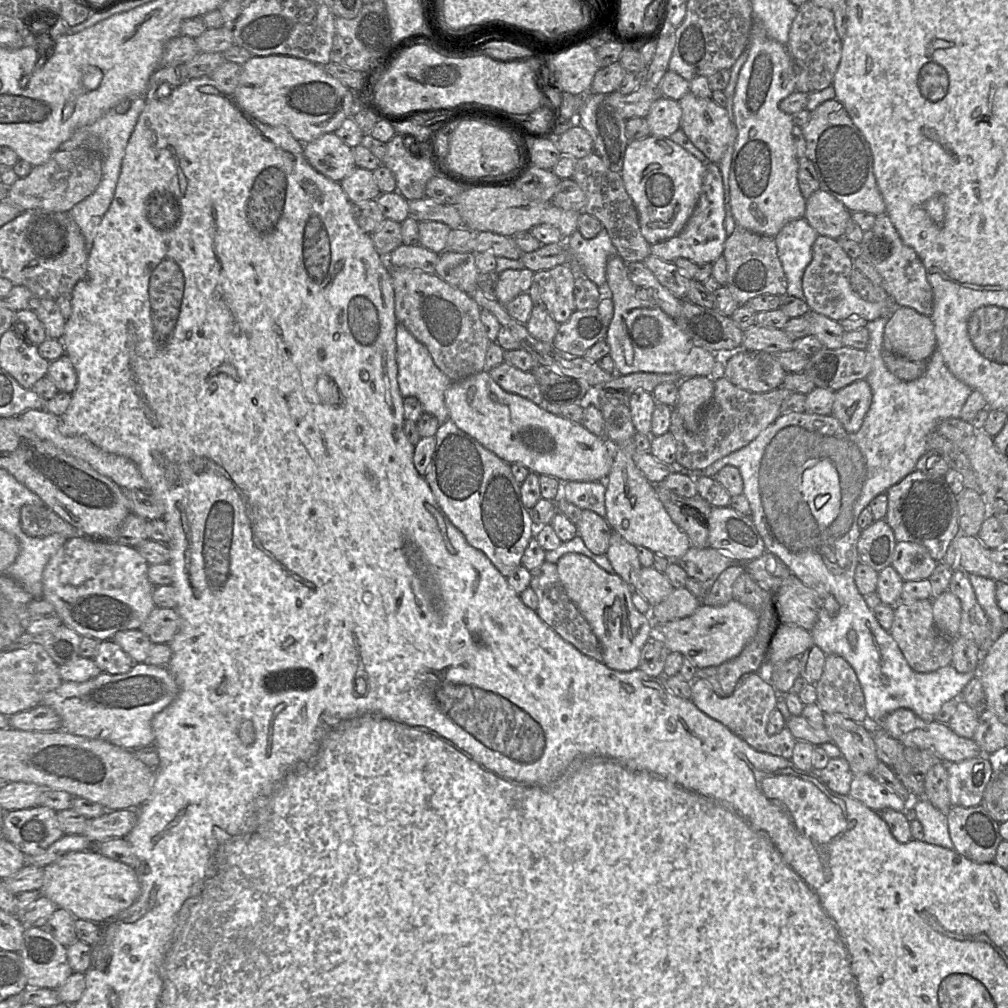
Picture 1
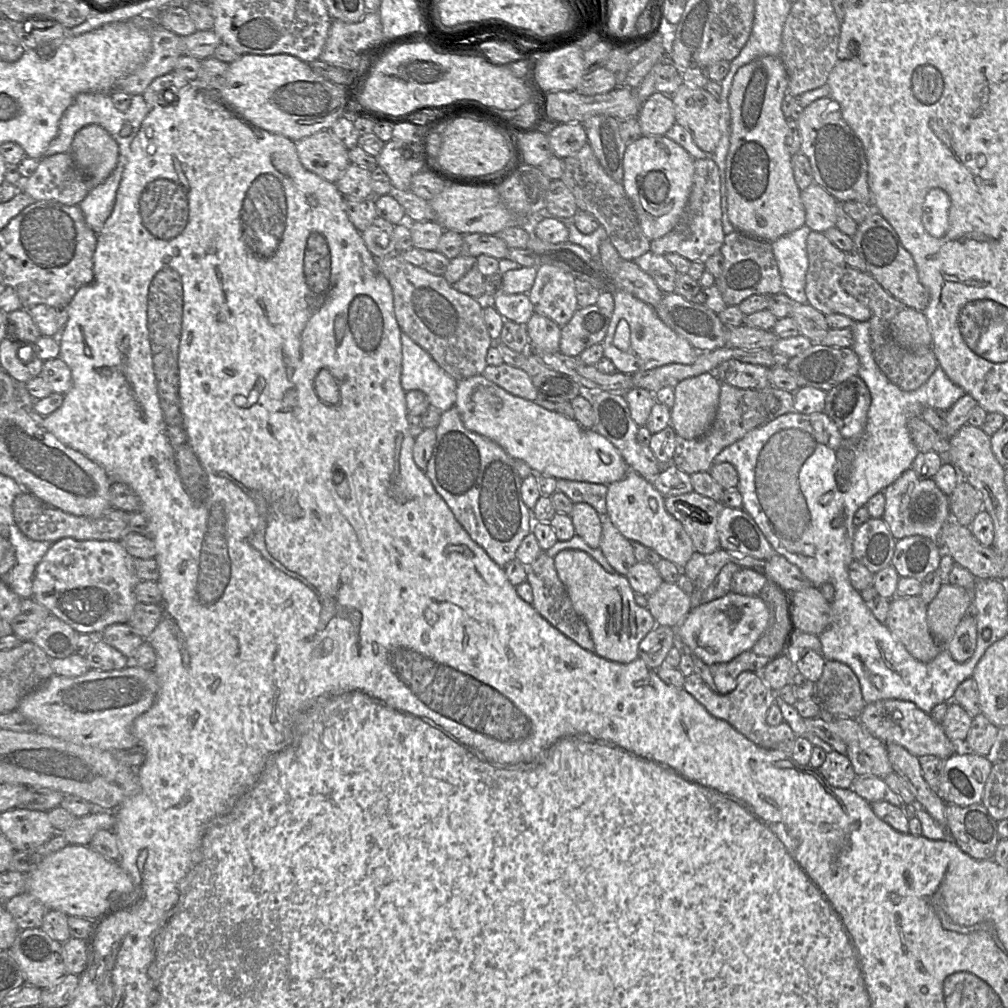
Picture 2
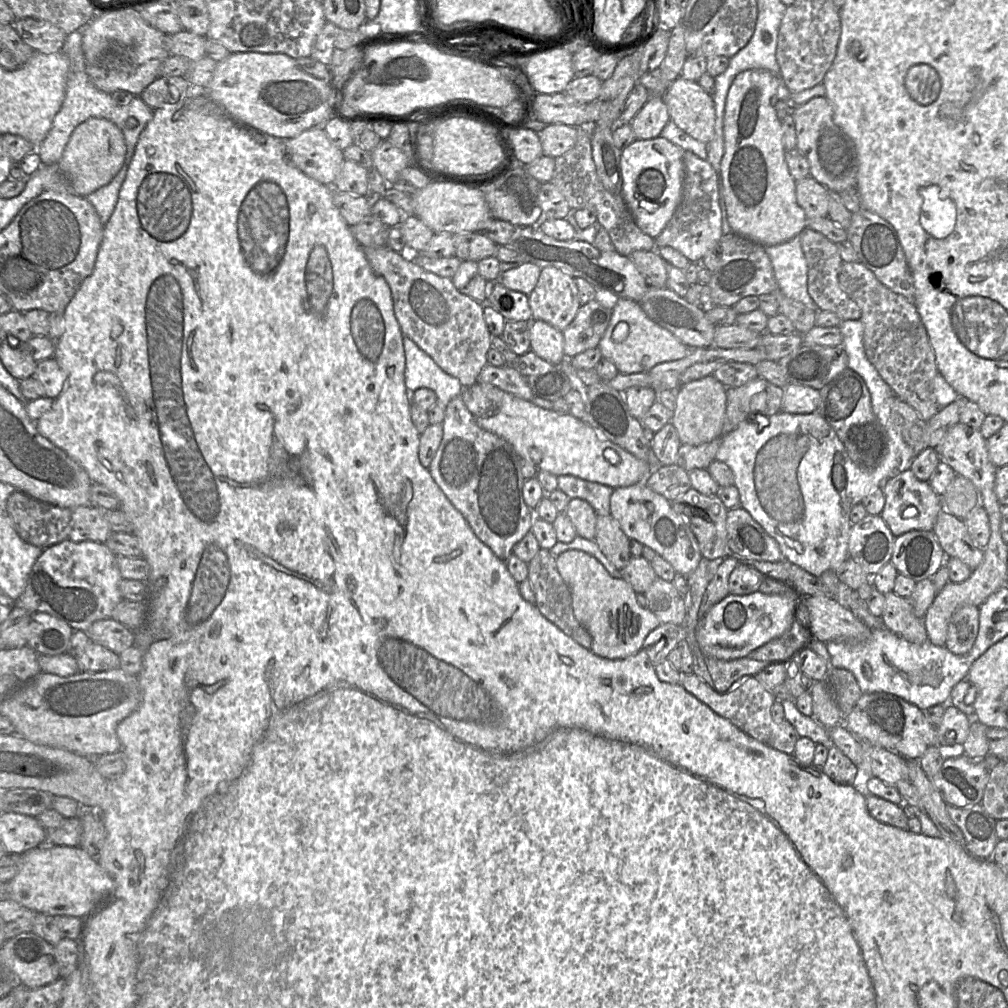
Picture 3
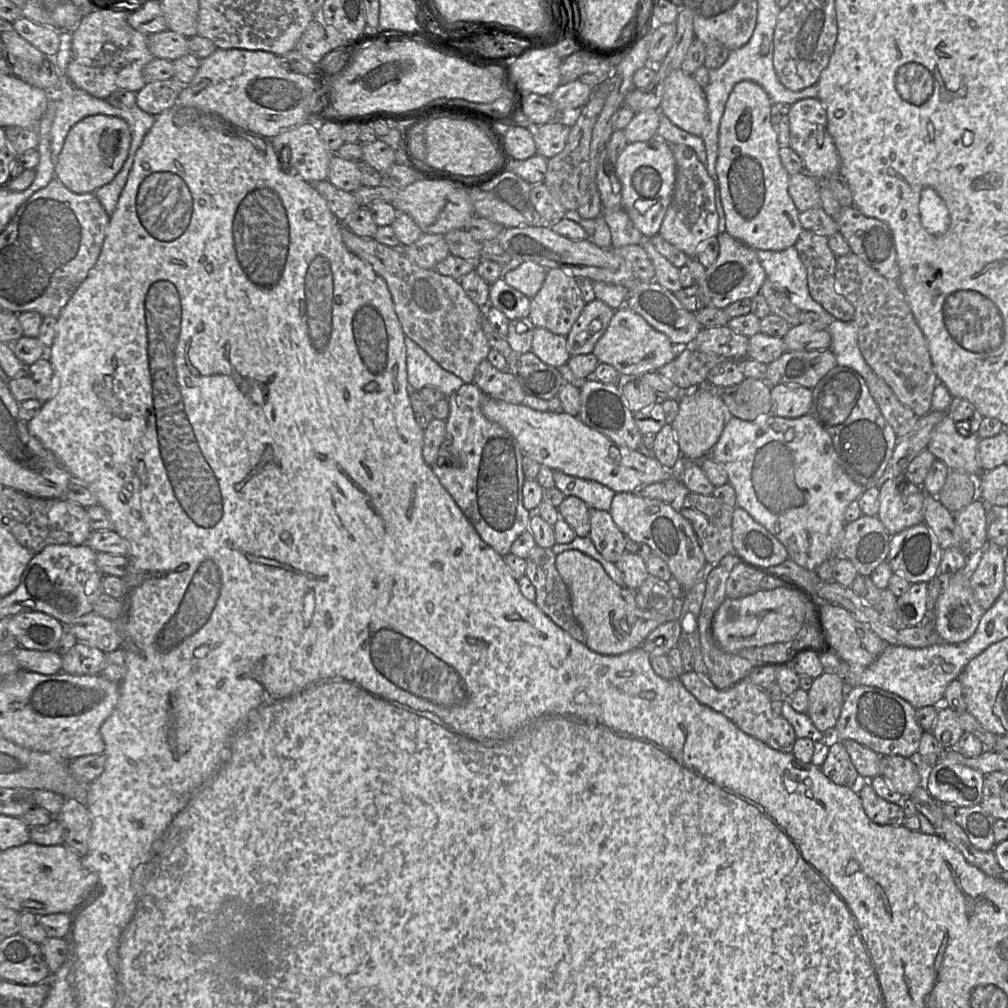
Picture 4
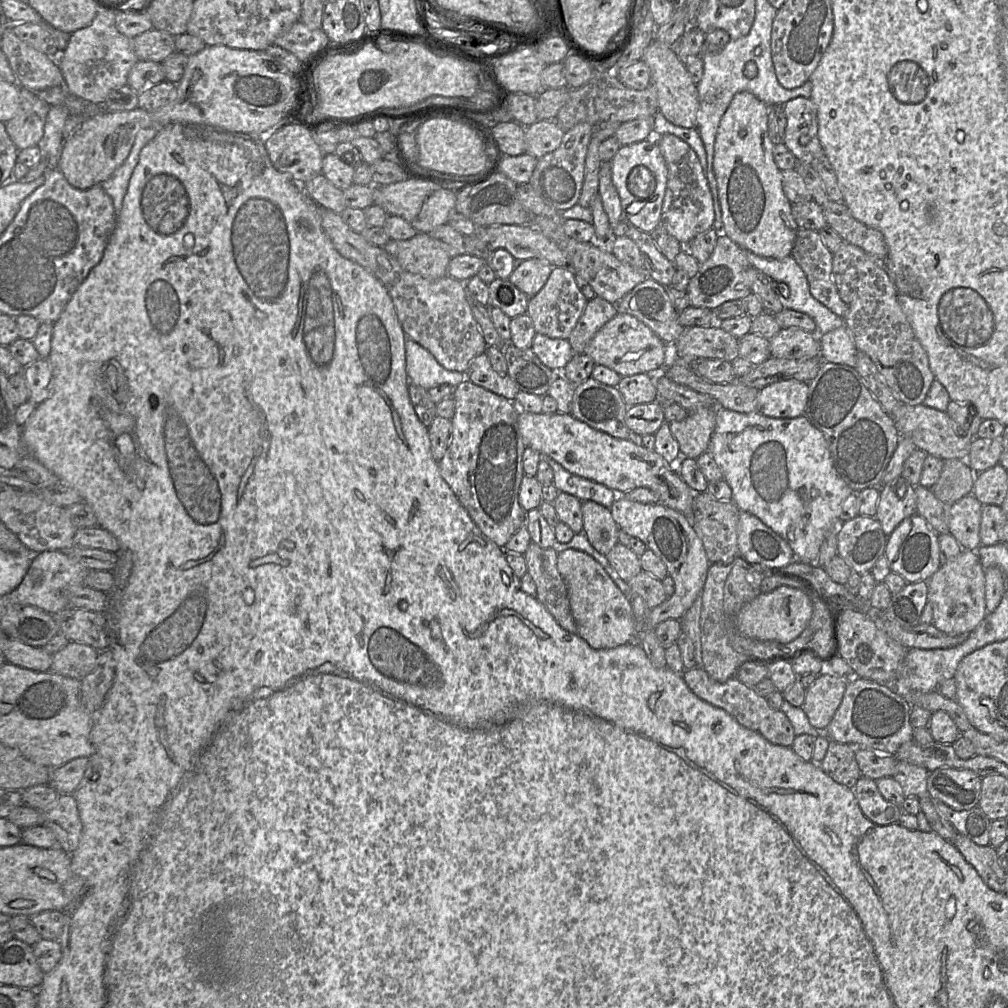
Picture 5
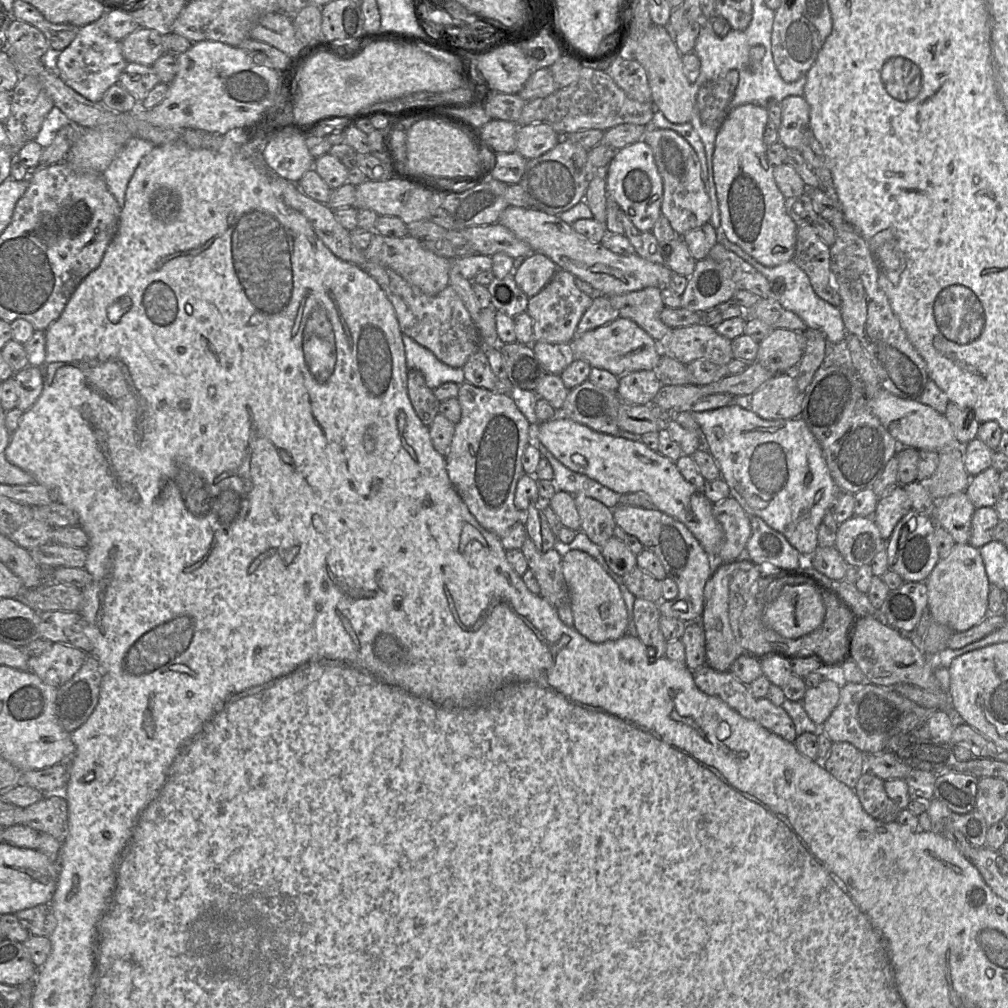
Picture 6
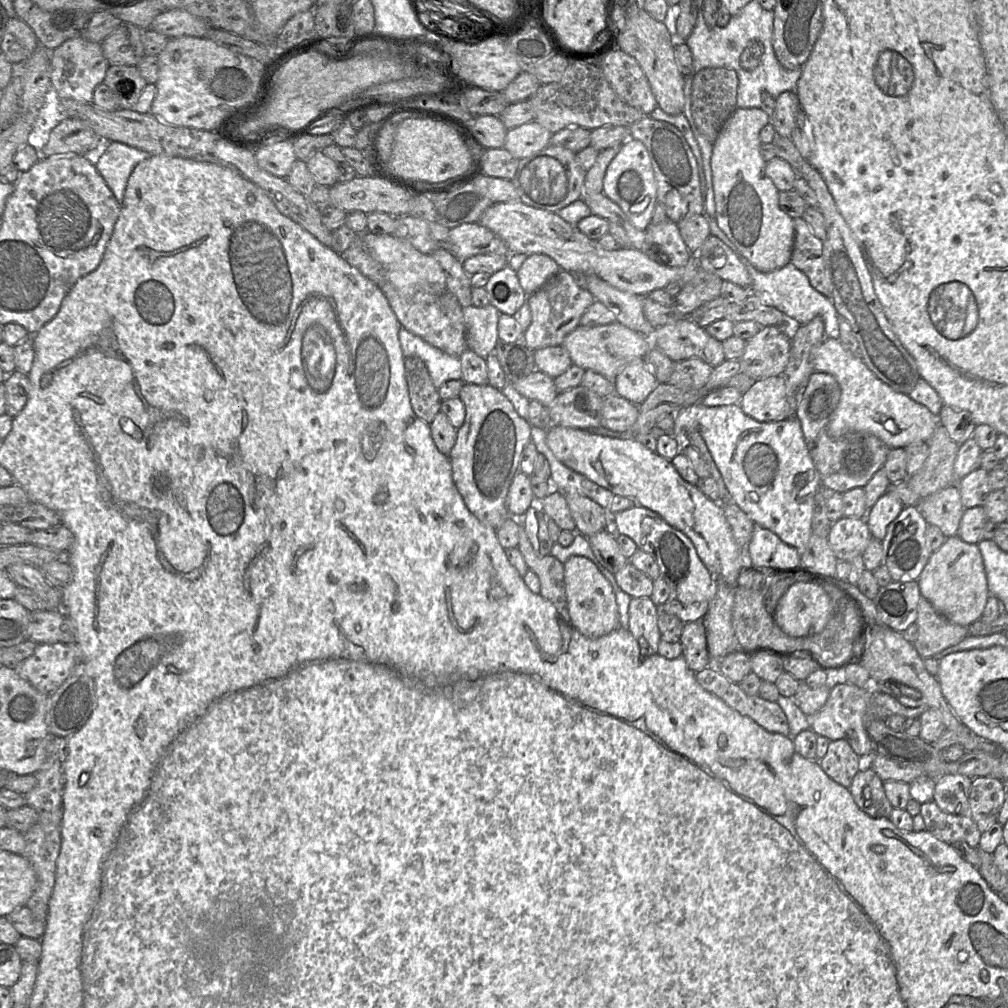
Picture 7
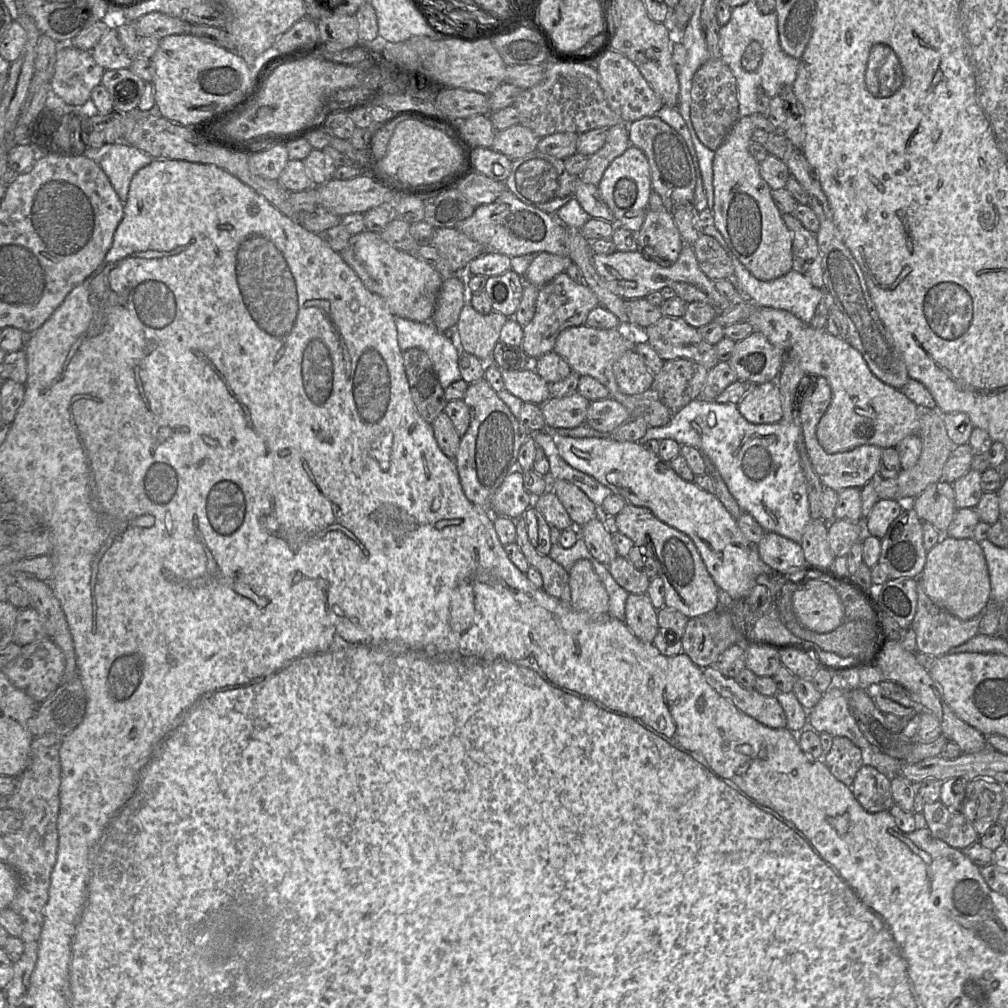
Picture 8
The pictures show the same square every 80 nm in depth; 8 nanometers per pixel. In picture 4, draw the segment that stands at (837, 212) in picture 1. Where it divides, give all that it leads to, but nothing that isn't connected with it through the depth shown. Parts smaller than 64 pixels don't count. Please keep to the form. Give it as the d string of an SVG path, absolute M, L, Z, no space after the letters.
M807 172L790 175L788 189L799 212L822 207L818 179Z

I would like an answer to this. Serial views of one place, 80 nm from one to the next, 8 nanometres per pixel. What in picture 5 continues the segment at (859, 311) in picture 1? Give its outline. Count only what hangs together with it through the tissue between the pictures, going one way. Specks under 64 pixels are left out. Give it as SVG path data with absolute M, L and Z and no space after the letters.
M799 228L791 255L803 269L811 295L837 316L844 318L847 306L832 277L833 253L817 230Z

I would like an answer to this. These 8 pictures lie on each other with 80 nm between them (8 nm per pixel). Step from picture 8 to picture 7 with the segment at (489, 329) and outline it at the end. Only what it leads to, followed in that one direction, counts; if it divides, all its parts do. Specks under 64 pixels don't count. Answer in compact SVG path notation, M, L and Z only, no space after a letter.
M492 305L486 307L462 307L467 349L486 359L496 347L500 312Z

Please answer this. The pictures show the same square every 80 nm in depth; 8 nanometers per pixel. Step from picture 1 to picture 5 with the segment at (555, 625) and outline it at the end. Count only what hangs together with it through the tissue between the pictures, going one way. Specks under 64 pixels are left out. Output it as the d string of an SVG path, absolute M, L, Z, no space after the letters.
M531 542L523 554L527 573L536 585L536 598L566 631L577 634L578 629L570 609L568 590L557 569L557 552Z

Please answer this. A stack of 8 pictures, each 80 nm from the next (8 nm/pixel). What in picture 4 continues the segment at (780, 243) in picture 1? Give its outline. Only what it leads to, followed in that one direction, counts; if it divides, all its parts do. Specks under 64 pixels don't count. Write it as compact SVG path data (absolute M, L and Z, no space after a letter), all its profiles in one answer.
M794 246L782 251L757 250L759 261L769 279L803 312L815 312L829 324L836 319L810 295L807 271Z

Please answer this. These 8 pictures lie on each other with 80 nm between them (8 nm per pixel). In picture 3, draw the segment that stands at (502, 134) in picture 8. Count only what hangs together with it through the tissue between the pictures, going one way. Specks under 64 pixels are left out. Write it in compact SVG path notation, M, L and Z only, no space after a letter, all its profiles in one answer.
M562 123L548 124L538 136L544 156L559 157L571 150L577 141L578 129Z

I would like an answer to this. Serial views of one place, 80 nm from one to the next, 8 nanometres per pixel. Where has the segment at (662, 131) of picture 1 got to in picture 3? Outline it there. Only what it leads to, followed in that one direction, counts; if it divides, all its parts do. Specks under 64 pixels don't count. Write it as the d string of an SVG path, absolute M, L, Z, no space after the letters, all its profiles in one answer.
M652 95L630 125L636 139L647 140L660 136L663 128L670 121L668 108L660 95Z

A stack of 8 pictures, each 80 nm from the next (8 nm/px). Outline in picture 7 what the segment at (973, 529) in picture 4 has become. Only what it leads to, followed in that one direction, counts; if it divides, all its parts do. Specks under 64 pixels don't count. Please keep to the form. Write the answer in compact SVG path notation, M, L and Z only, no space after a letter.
M951 485L919 501L917 509L926 522L937 526L944 536L957 536L965 507L957 485Z

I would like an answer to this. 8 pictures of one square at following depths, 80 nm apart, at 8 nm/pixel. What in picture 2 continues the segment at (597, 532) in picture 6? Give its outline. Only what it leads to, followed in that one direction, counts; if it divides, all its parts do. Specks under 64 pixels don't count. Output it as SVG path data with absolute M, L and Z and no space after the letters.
M607 517L602 518L600 547L608 563L615 571L626 576L637 560L631 541L624 537Z

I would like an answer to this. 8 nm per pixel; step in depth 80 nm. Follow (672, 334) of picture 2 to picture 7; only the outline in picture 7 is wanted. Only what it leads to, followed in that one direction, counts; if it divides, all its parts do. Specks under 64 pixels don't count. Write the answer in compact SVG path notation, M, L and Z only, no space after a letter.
M616 321L593 327L579 325L564 338L562 345L569 352L572 364L597 372L614 384L617 374L625 365L634 359L643 359L652 341Z

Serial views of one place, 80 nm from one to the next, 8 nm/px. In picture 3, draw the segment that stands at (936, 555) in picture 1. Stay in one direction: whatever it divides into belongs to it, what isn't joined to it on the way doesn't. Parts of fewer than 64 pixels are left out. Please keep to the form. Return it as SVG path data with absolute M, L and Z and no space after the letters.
M909 467L902 468L882 485L885 505L880 514L895 537L911 530L933 531L939 512L944 509L939 497L927 481L919 480Z

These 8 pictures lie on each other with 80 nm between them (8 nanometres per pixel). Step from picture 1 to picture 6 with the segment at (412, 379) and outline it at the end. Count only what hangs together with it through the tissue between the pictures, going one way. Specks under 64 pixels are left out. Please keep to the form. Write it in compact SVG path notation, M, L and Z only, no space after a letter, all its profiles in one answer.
M402 334L402 340L407 368L421 371L426 385L431 390L435 390L446 382L453 382L458 385L465 382L462 368L452 368L442 363L430 350L405 334Z

